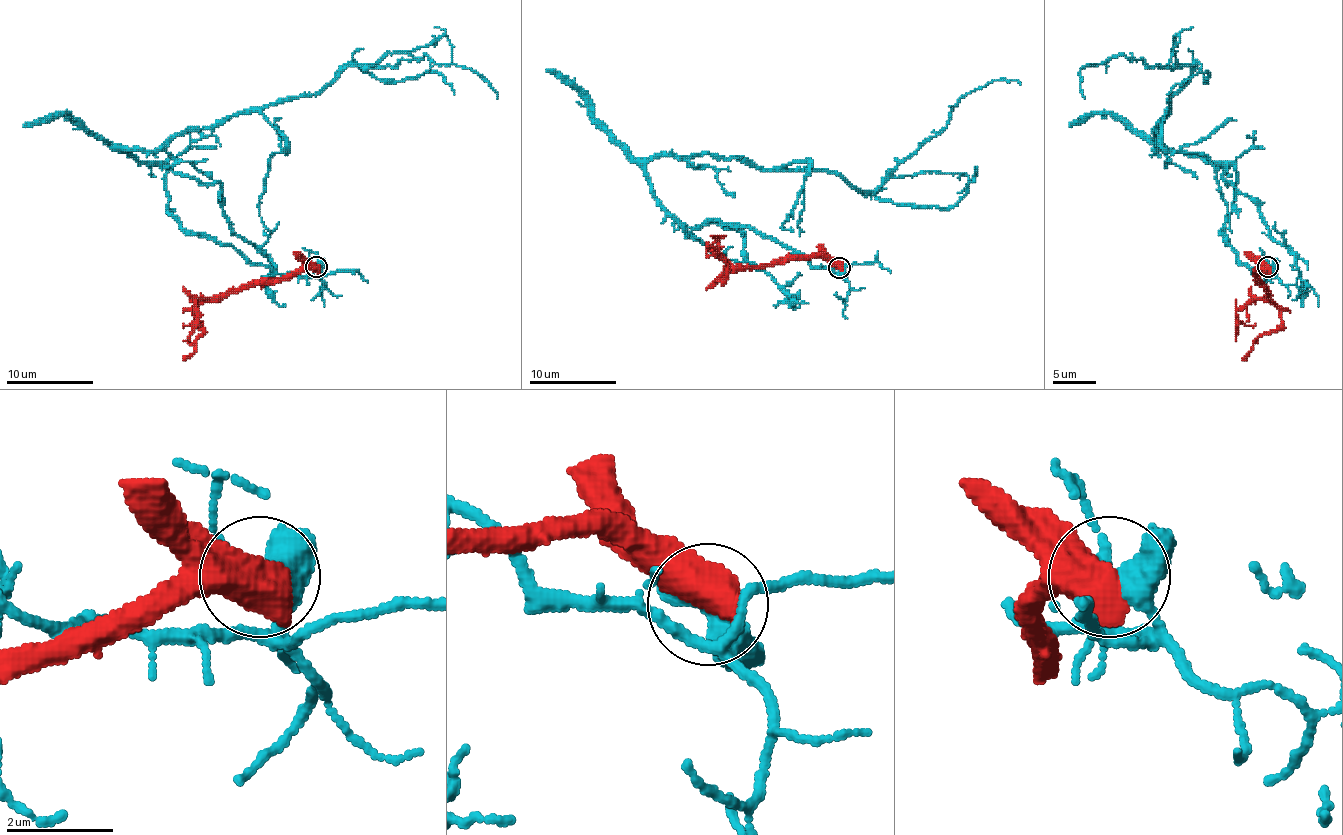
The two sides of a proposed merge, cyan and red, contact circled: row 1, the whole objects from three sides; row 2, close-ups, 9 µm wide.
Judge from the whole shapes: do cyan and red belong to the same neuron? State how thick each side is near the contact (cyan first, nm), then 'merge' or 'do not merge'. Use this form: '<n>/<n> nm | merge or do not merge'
320/800 nm | do not merge

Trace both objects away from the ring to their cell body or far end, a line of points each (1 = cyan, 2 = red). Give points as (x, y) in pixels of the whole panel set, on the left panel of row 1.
1: (315, 267), (281, 276), (188, 232), (168, 211), (168, 165), (123, 150), (423, 55), (475, 70), (497, 98)
2: (315, 267), (281, 278), (261, 278), (207, 297), (194, 310), (205, 332), (196, 341), (196, 349), (183, 360)

